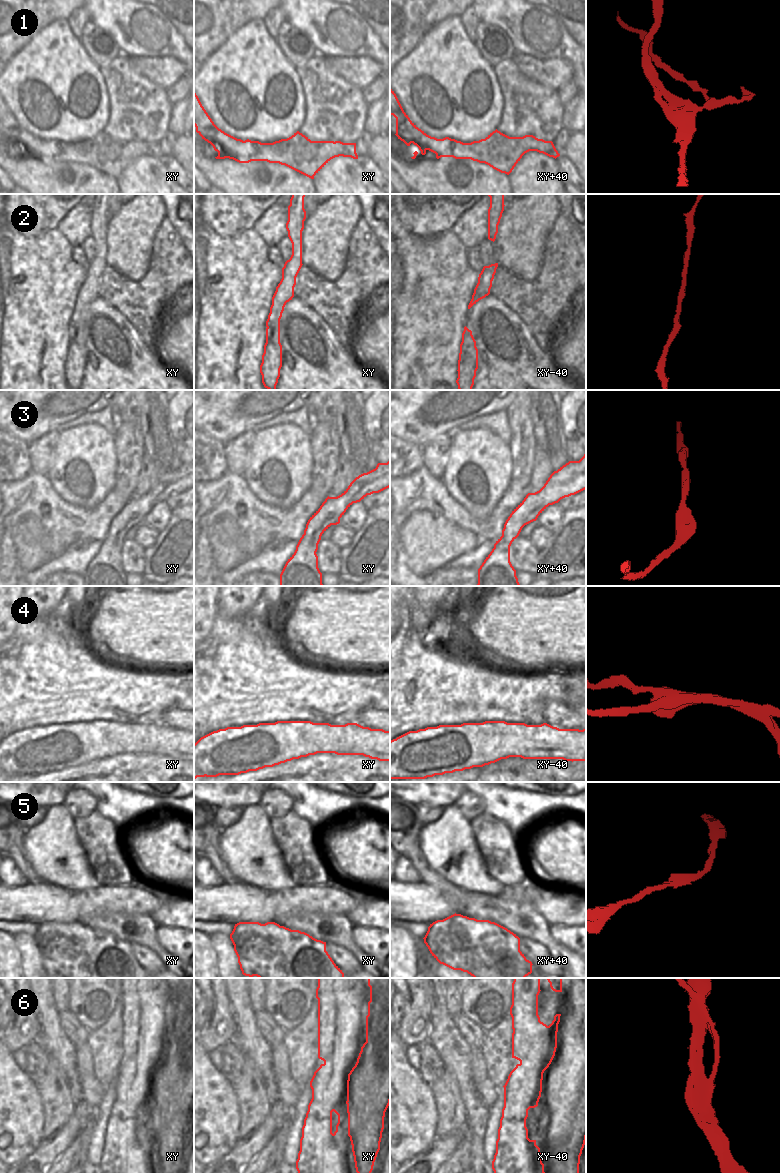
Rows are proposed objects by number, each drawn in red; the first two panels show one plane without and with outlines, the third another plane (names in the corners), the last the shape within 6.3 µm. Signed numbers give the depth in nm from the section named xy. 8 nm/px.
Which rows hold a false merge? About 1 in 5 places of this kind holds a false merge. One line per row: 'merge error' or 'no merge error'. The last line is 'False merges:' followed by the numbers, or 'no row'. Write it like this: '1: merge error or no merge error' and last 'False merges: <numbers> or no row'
1: merge error
2: no merge error
3: no merge error
4: merge error
5: merge error
6: no merge error
False merges: 1, 4, 5

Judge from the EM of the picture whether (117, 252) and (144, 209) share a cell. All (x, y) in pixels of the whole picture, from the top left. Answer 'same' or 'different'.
same

